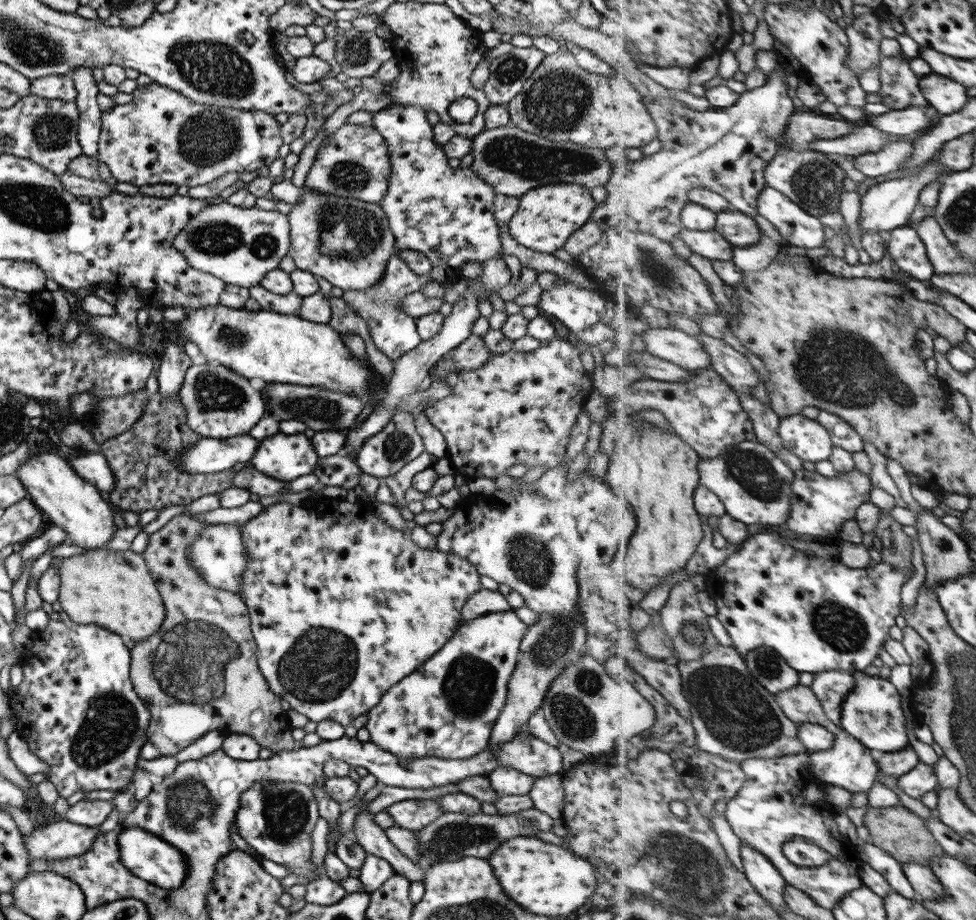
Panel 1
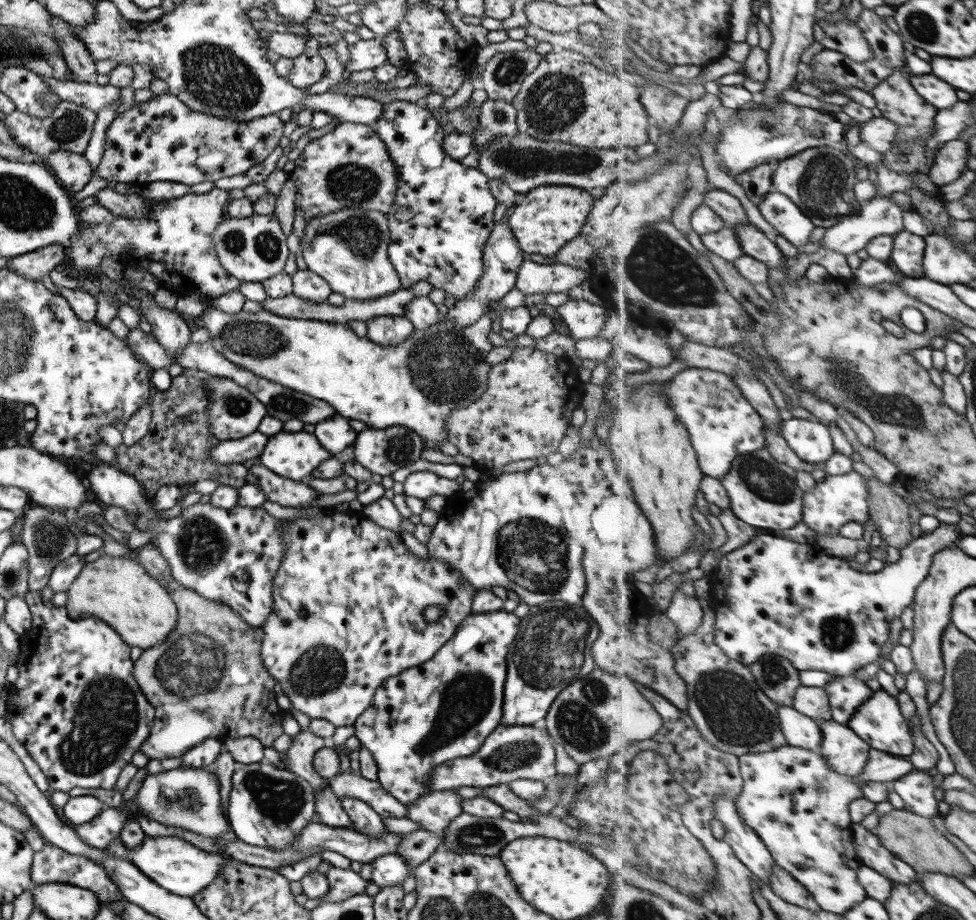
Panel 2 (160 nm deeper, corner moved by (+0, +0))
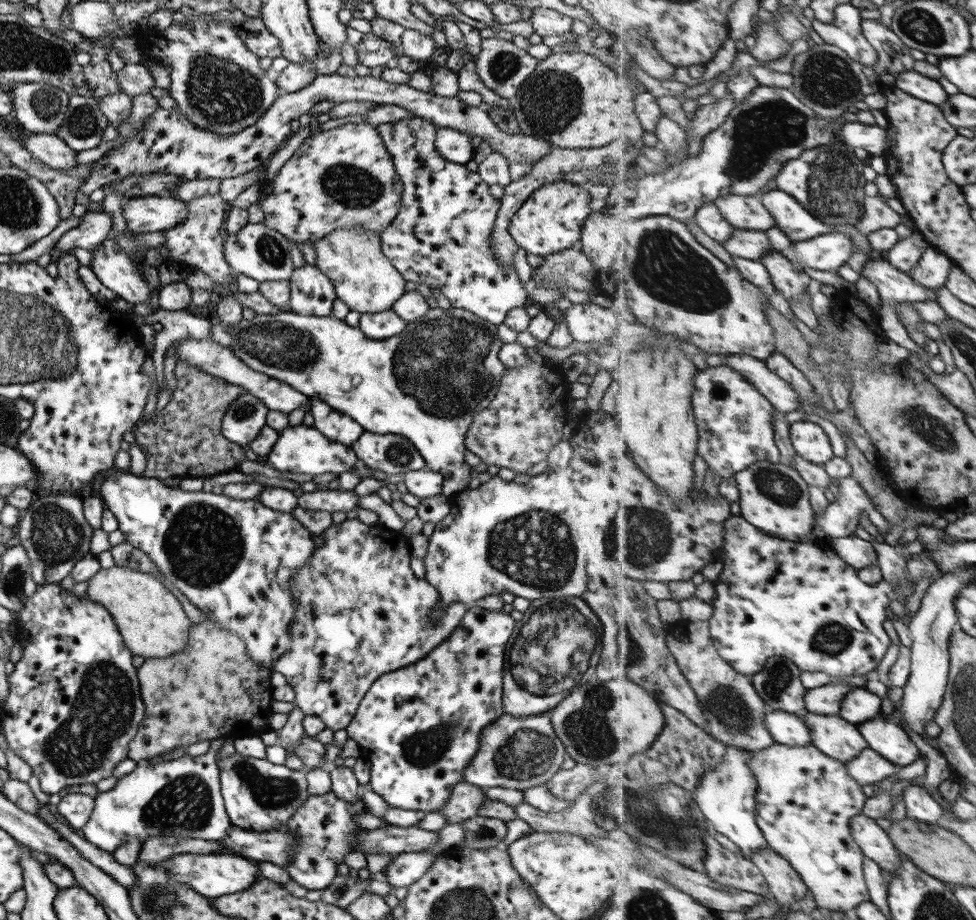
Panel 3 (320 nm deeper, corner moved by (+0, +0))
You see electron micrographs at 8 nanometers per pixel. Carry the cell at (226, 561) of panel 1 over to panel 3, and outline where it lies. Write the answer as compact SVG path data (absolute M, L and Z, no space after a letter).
M129 472L107 477L99 486L99 494L105 508L115 517L119 532L125 535L125 542L145 553L165 581L197 610L236 634L255 665L271 672L273 663L289 648L288 629L296 612L297 602L291 600L287 583L311 559L313 535L291 513L271 510L255 499L237 500L211 491L181 491L178 486L166 486L162 480Z

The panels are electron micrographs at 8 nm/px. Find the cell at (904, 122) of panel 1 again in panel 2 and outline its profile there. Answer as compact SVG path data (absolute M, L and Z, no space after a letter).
M889 117L875 118L869 122L858 124L859 136L871 148L885 154L896 140L899 125Z

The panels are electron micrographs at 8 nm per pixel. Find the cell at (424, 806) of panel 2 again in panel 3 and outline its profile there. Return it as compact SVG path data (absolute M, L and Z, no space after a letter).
M461 781L452 786L451 790L447 803L437 810L447 820L446 824L461 823L467 818L478 815L477 810L486 798L483 794L484 789Z

